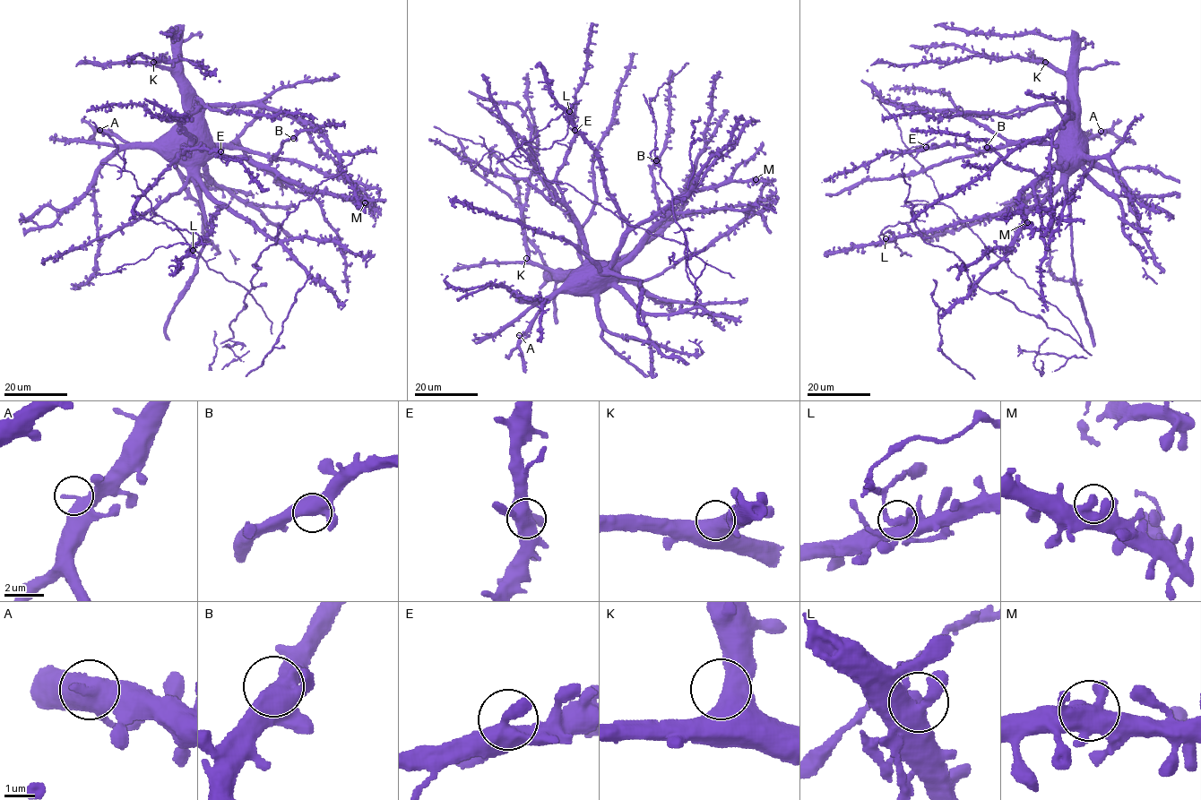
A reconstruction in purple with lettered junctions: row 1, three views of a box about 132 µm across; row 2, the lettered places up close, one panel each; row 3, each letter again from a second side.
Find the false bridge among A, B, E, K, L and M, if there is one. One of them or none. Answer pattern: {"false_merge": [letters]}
{"false_merge": ["L"]}

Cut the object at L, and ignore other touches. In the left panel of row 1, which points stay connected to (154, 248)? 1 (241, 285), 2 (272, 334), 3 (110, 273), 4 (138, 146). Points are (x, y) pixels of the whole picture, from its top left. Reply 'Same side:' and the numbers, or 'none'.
Same side: 1, 2, 3

